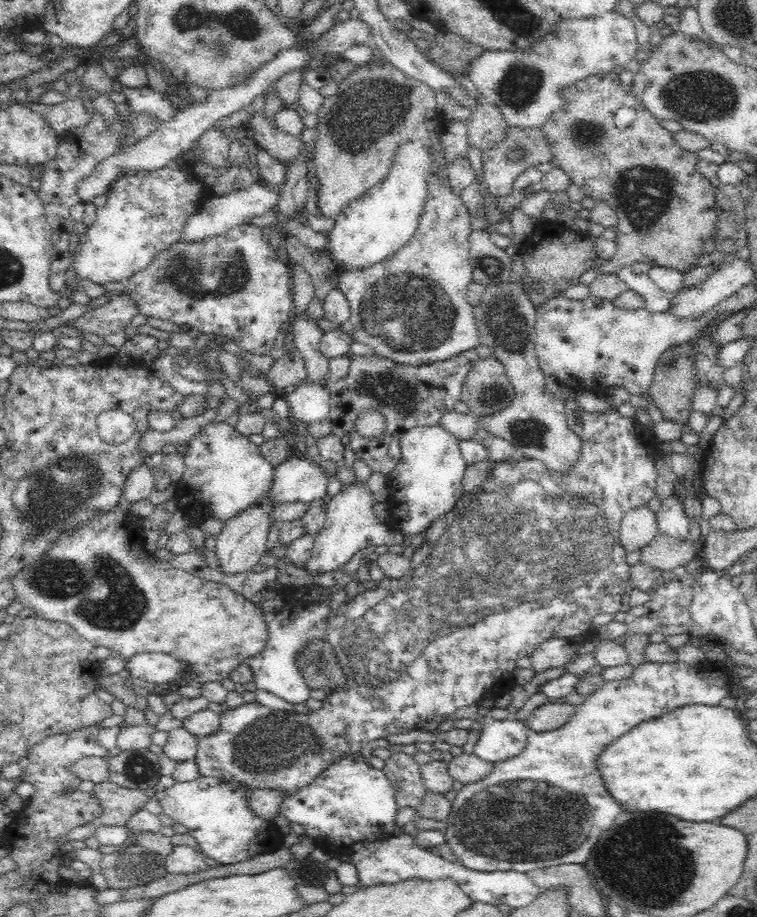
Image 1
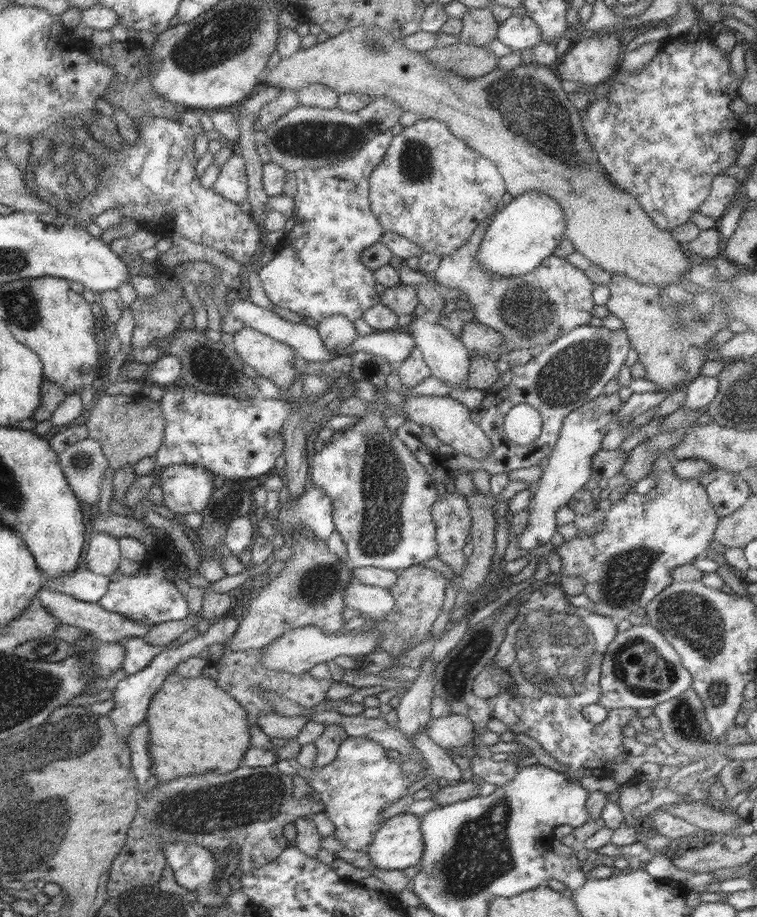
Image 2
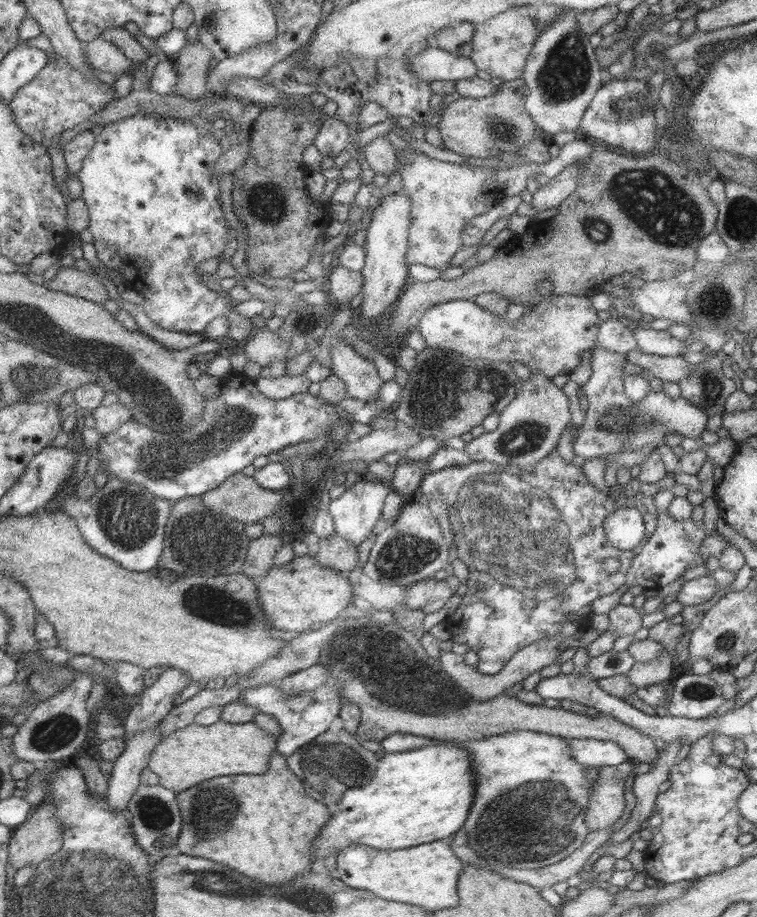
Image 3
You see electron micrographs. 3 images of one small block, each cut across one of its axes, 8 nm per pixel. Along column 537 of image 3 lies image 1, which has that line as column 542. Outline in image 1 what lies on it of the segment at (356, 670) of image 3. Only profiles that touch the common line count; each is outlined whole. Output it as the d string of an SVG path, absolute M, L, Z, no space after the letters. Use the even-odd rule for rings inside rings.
M544 703L535 708L524 723L534 732L548 732L562 728L574 714L575 706L569 703Z

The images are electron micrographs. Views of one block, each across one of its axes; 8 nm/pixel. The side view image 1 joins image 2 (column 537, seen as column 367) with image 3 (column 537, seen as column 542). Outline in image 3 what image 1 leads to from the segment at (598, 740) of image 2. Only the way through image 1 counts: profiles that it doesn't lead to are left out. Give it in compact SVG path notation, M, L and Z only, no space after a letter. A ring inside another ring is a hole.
M553 449L529 472L510 464L486 461L476 464L473 461L431 471L421 479L418 492L427 500L440 500L447 505L457 557L468 568L464 582L467 590L460 596L454 612L444 620L444 636L452 642L465 644L475 652L479 672L495 674L520 648L552 636L565 638L590 626L589 618L593 614L591 602L599 596L615 592L626 582L627 569L636 556L633 550L621 551L607 542L602 522L610 512L634 506L641 510L645 518L645 540L654 532L658 512L652 501L653 496L637 492L633 498L621 494L611 500L589 483L583 474L584 470L561 459L557 450ZM607 558L619 561L619 568L613 573L603 569L603 562ZM569 612L573 612L571 619L567 619Z

